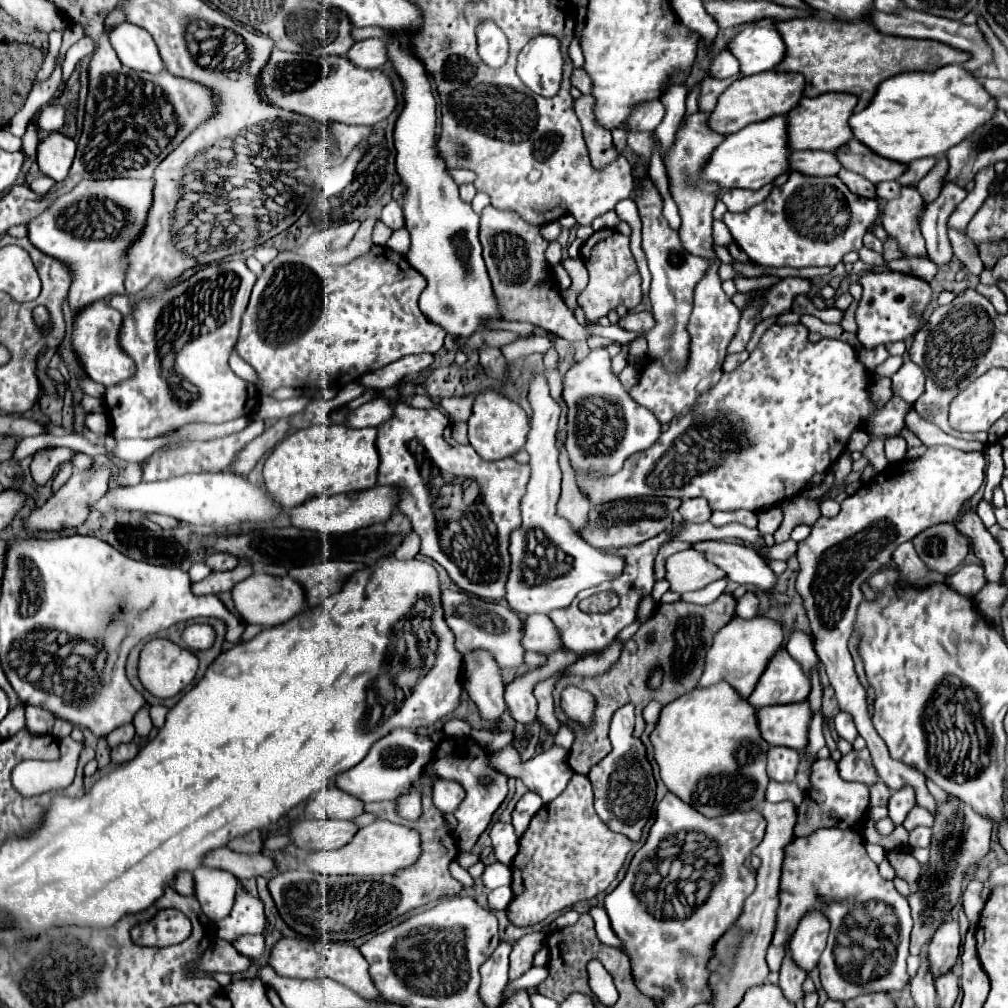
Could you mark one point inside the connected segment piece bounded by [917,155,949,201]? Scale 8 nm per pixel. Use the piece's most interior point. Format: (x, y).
(931, 184)

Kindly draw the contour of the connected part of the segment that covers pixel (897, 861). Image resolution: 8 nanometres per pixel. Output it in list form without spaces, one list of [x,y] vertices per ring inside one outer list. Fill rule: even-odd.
[[[899,849],[893,851],[885,851],[887,861],[893,865],[897,877],[909,881],[909,885],[917,885],[917,877],[921,875],[921,863],[917,859],[913,859],[909,853],[903,853]]]

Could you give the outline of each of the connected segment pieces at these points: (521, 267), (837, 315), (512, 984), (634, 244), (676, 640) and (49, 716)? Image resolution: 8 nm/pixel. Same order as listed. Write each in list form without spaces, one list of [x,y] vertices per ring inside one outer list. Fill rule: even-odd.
[[[485,207],[481,213],[481,233],[479,233],[481,245],[483,245],[483,261],[491,279],[491,287],[495,293],[497,309],[501,319],[505,321],[527,321],[531,325],[539,325],[567,341],[585,341],[589,333],[597,333],[601,337],[607,337],[611,341],[629,343],[637,333],[629,333],[619,329],[617,325],[601,327],[601,325],[579,325],[575,315],[567,309],[559,295],[559,287],[553,281],[551,269],[545,263],[545,249],[547,241],[539,235],[539,227],[533,227],[517,213],[505,213],[495,207]]]
[[[829,307],[829,309],[817,309],[817,317],[821,321],[825,321],[825,323],[839,323],[843,313],[839,309],[835,309],[835,307]]]
[[[543,965],[543,967],[531,967],[525,975],[521,975],[519,979],[515,979],[515,981],[509,981],[509,985],[507,985],[507,989],[505,989],[505,993],[503,993],[503,999],[507,999],[513,991],[517,991],[517,989],[531,989],[531,987],[537,987],[539,983],[543,983],[545,979],[547,979],[547,975],[549,975],[549,969],[547,969],[547,965]]]
[[[623,199],[615,205],[615,213],[621,221],[629,223],[631,227],[631,251],[637,259],[637,265],[639,265],[639,273],[642,278],[642,291],[644,294],[648,294],[651,284],[651,273],[647,269],[647,259],[645,259],[645,253],[641,249],[641,219],[639,219],[639,213],[637,213],[637,205],[633,199]]]
[[[721,595],[711,605],[693,605],[693,603],[685,603],[685,601],[661,603],[653,611],[651,619],[647,623],[643,623],[639,627],[639,631],[627,643],[623,643],[619,659],[613,663],[613,667],[607,673],[595,675],[595,677],[561,675],[557,679],[555,689],[553,689],[555,713],[559,719],[571,723],[571,727],[575,729],[575,743],[573,743],[571,755],[569,755],[569,765],[575,773],[587,775],[593,765],[597,765],[603,757],[607,757],[611,753],[611,743],[609,743],[607,733],[609,733],[609,717],[613,717],[615,709],[619,709],[625,703],[635,705],[633,737],[641,737],[641,733],[645,729],[641,711],[651,699],[657,699],[661,705],[667,705],[669,701],[675,701],[677,697],[681,697],[697,687],[697,681],[701,679],[701,673],[703,673],[703,661],[705,661],[705,653],[709,649],[709,643],[713,641],[713,635],[735,617],[735,605],[737,605],[737,601],[731,595]],[[655,665],[661,665],[665,669],[665,679],[663,679],[663,685],[659,691],[651,691],[645,685],[645,681]],[[569,685],[575,685],[579,689],[593,693],[593,697],[597,701],[595,711],[593,711],[593,723],[589,725],[589,729],[585,729],[583,725],[579,725],[575,721],[569,721],[569,717],[565,717],[563,709],[559,707],[561,691]]]
[[[25,707],[25,715],[27,715],[27,727],[31,733],[51,735],[53,721],[55,721],[53,713],[49,713],[47,709],[39,709],[39,707]]]

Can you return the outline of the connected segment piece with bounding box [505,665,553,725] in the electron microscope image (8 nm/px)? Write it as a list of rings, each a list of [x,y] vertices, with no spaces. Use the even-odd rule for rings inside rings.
[[[545,665],[545,667],[539,667],[535,671],[529,671],[521,677],[515,677],[511,683],[505,685],[505,703],[507,703],[511,717],[517,723],[531,725],[535,721],[537,699],[533,695],[533,687],[551,675],[553,675],[551,669]]]

